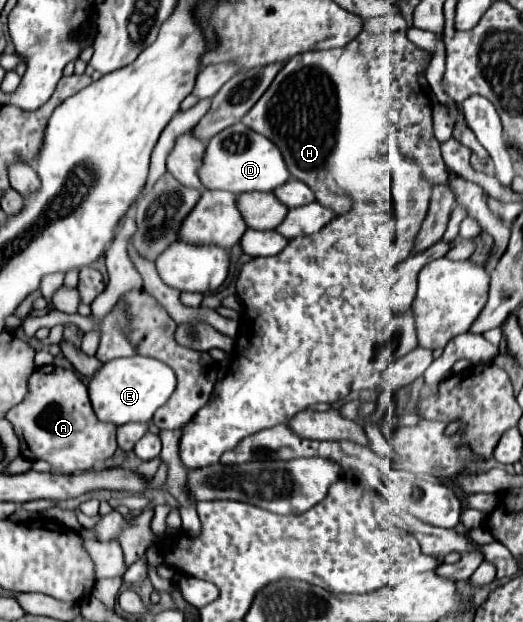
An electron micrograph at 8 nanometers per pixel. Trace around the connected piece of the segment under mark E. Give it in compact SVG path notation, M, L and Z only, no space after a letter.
M127 357L103 363L99 373L91 377L89 399L99 421L109 421L115 425L123 423L147 423L153 413L169 399L175 389L175 373L169 365L151 357Z

